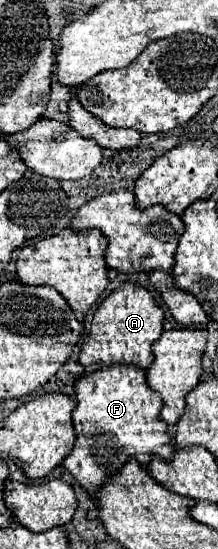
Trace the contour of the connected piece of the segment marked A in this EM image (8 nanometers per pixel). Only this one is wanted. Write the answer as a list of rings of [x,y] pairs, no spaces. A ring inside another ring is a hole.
[[[122,283],[98,305],[92,319],[92,329],[80,347],[78,361],[84,365],[86,373],[100,371],[116,363],[148,369],[154,361],[152,343],[162,335],[162,325],[164,311],[156,305],[150,291],[136,283]]]

